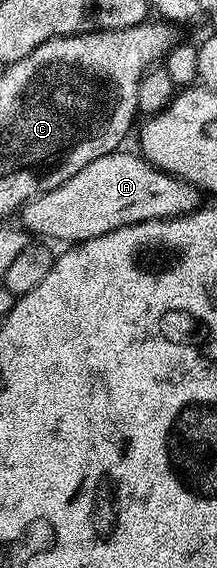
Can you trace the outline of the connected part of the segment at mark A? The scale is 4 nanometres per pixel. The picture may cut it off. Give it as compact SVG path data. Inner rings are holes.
M124 151L94 158L90 166L82 166L82 170L78 170L74 178L62 182L62 186L29 200L18 213L19 223L29 233L37 232L52 240L83 242L131 224L185 216L201 207L200 189L155 168L143 155L131 156Z

